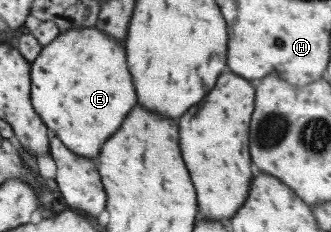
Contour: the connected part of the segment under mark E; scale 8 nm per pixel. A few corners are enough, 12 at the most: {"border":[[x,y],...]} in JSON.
{"border":[[58,33],[29,63],[30,105],[94,160],[136,103],[124,47]]}

